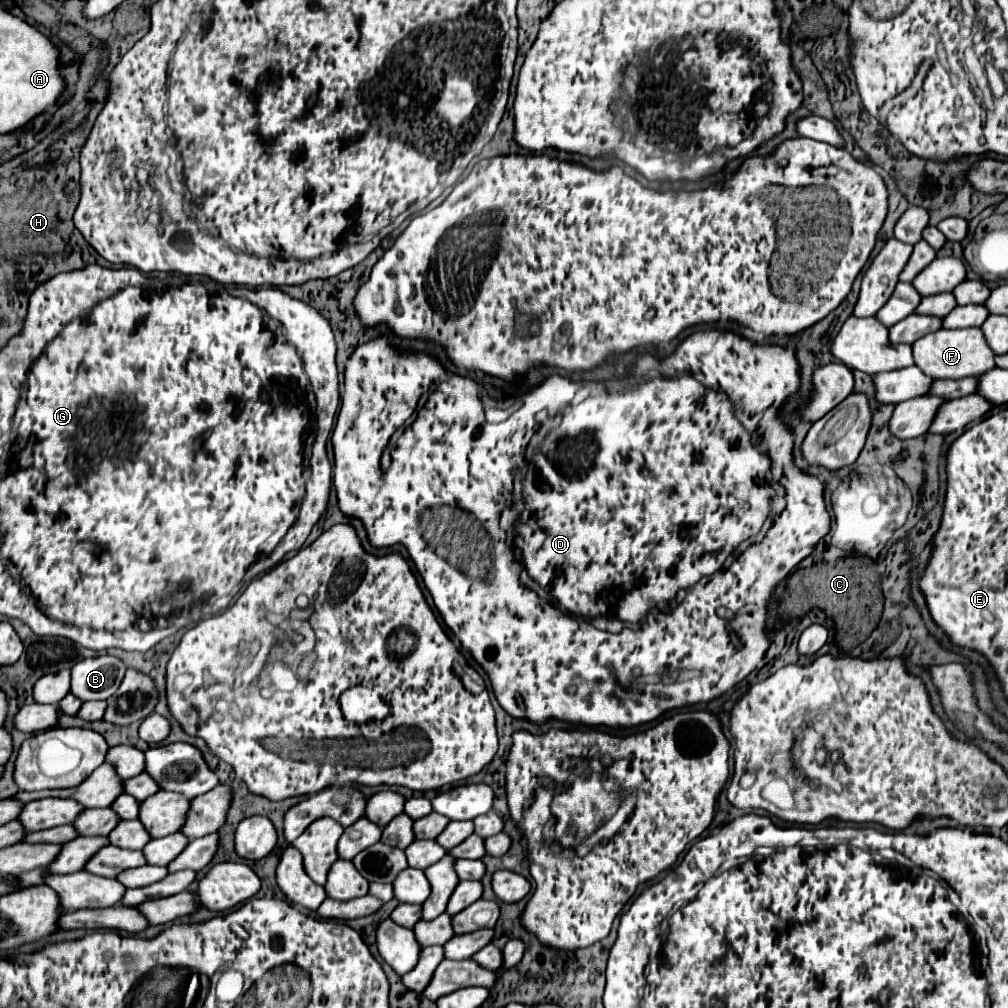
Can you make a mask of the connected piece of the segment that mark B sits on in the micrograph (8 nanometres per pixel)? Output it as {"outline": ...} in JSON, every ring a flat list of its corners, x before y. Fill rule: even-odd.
{"outline":[[115,656,85,658,73,666,71,694,85,700,107,700,121,686,127,666]]}

